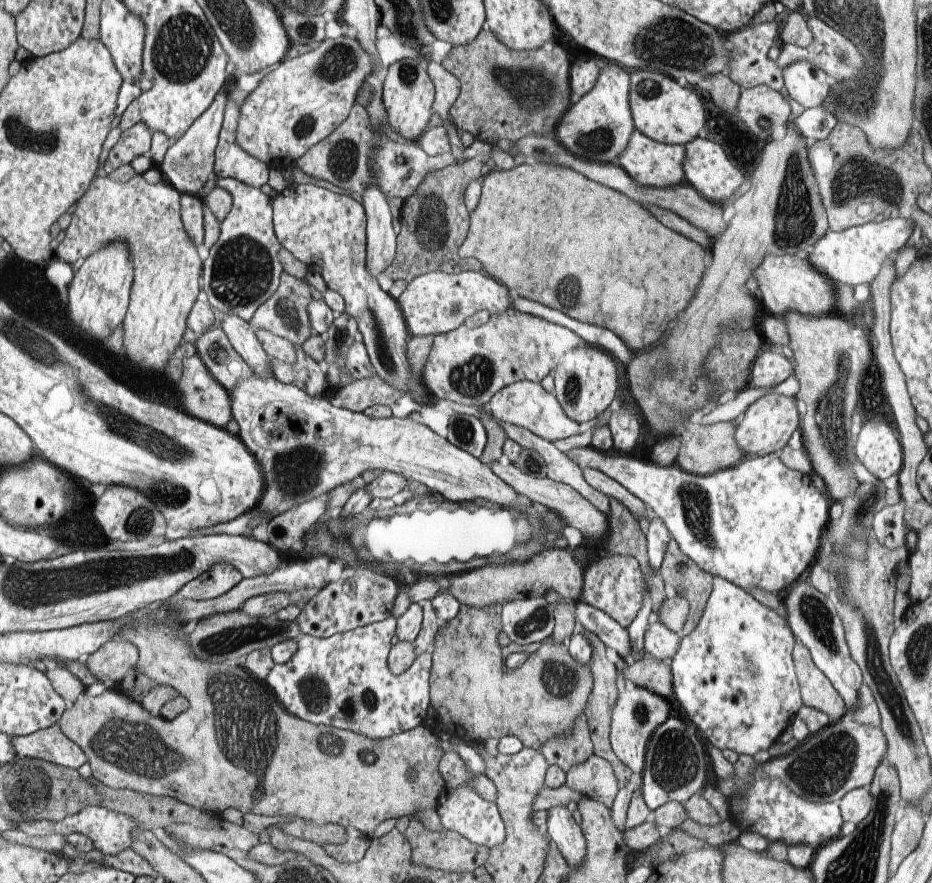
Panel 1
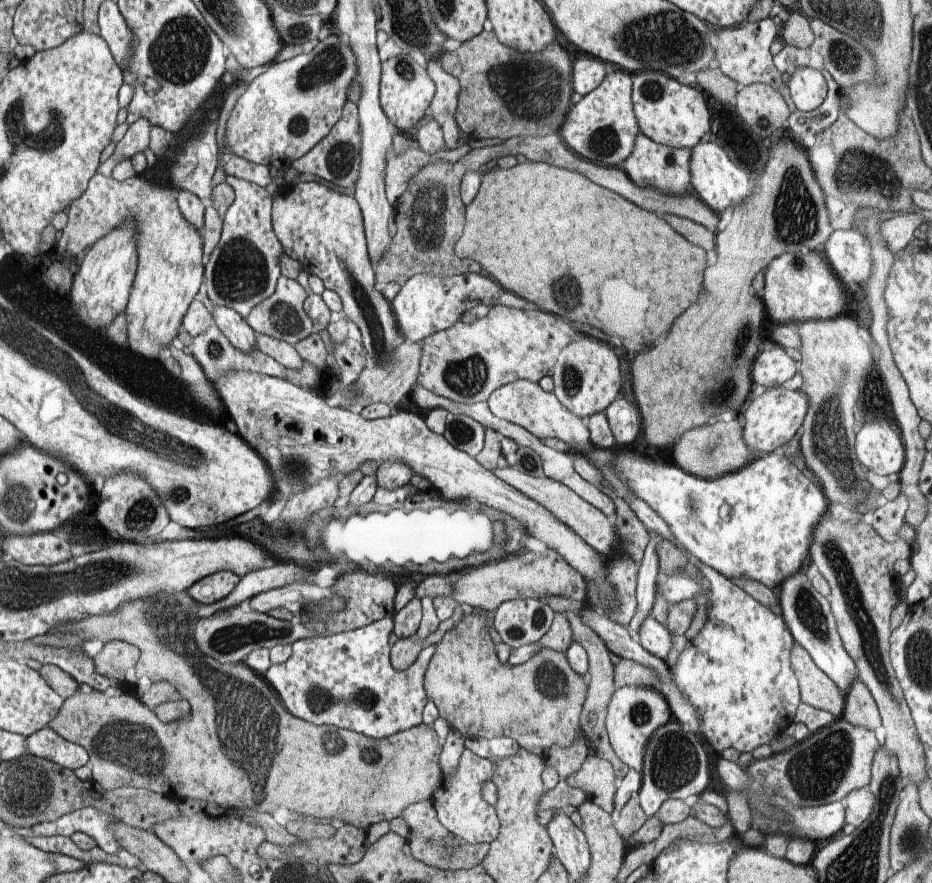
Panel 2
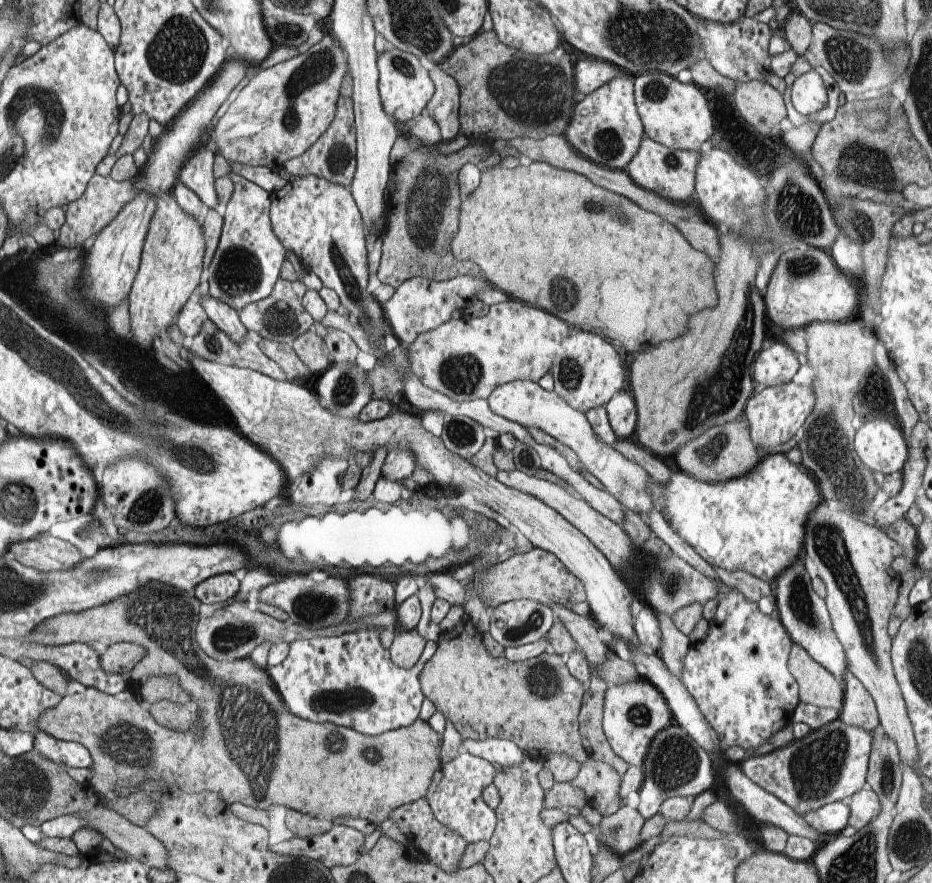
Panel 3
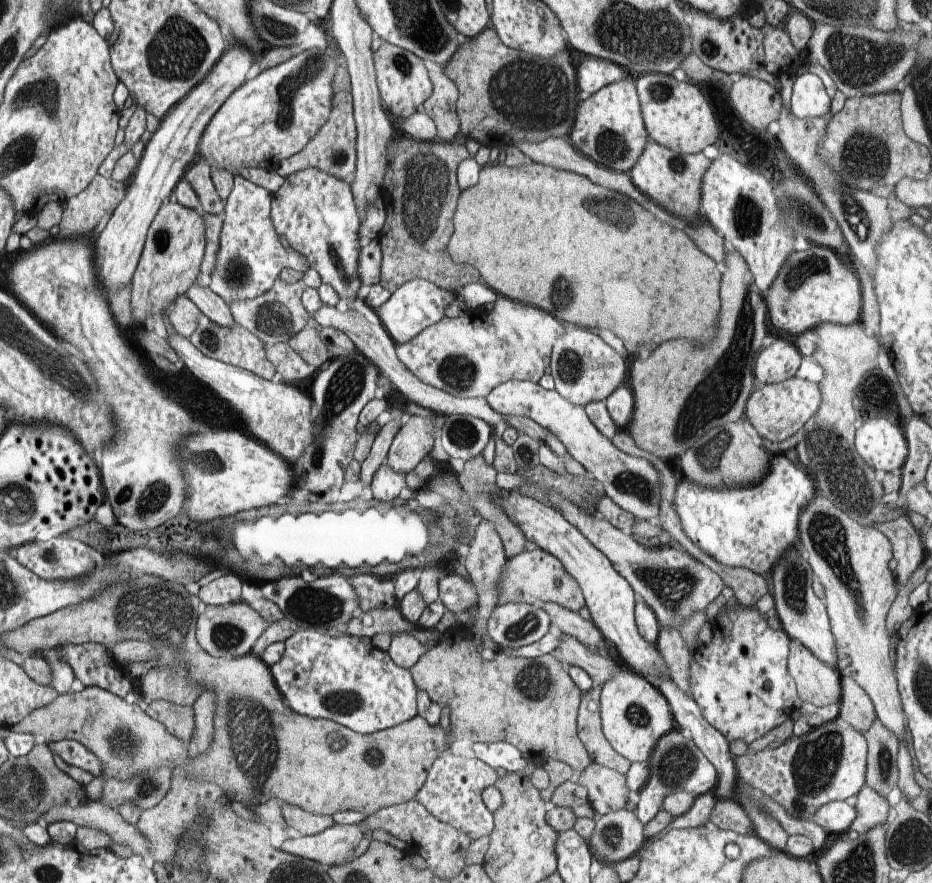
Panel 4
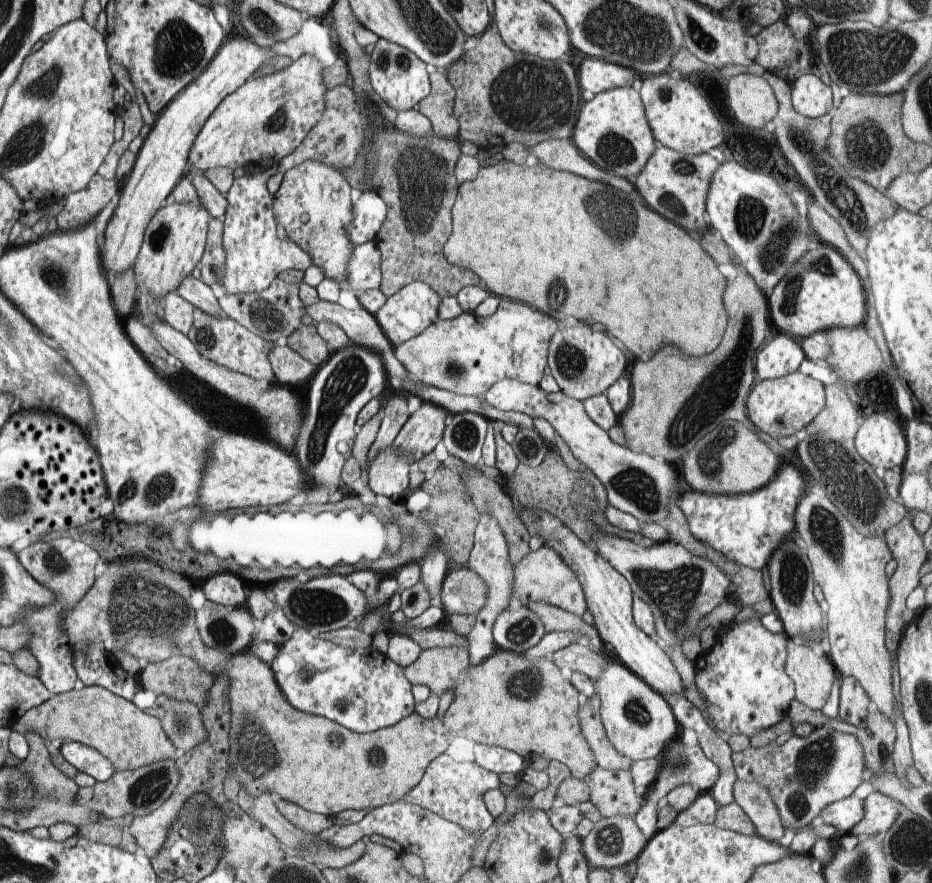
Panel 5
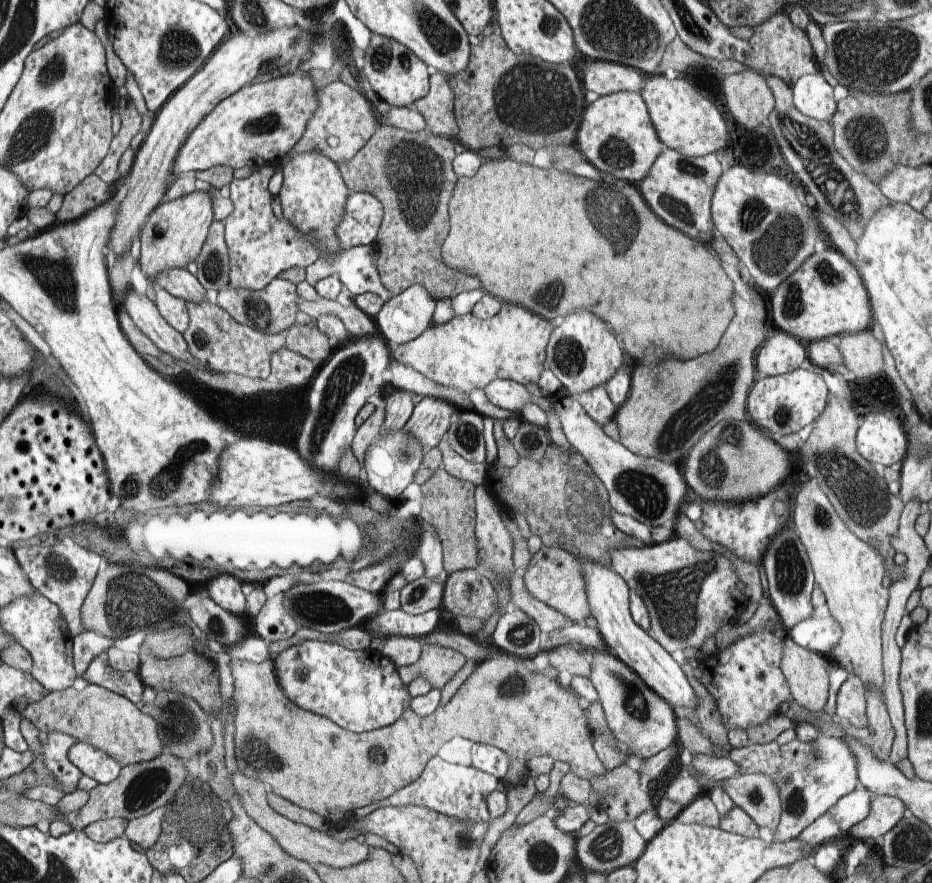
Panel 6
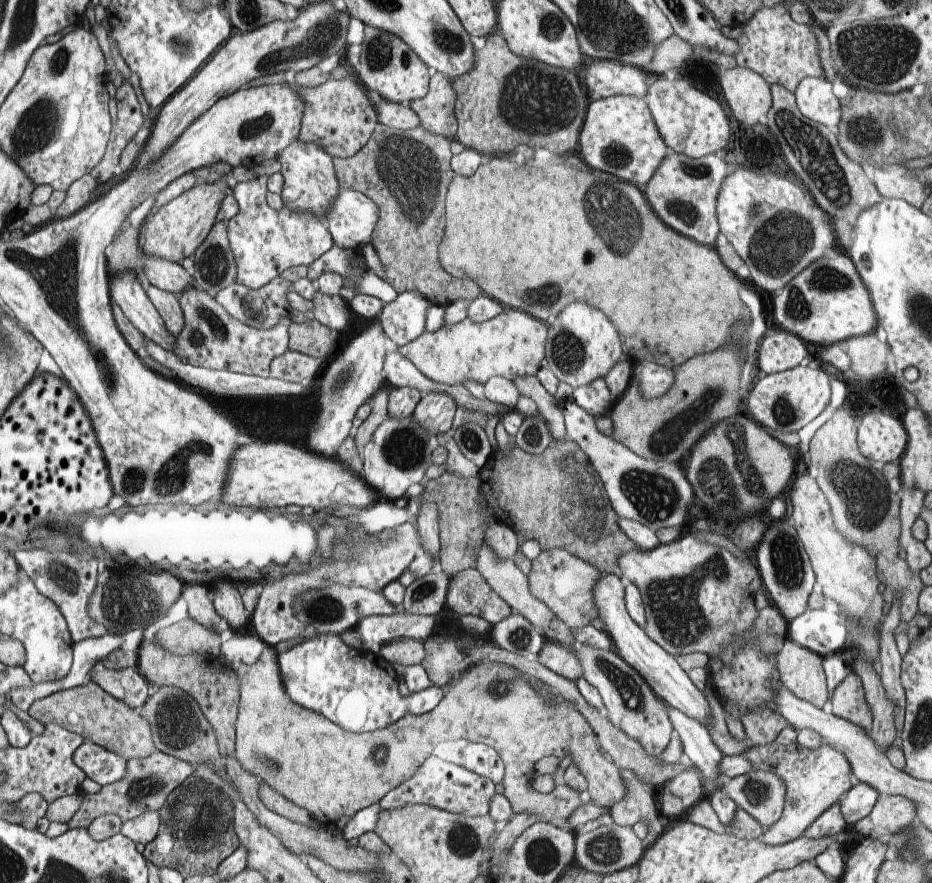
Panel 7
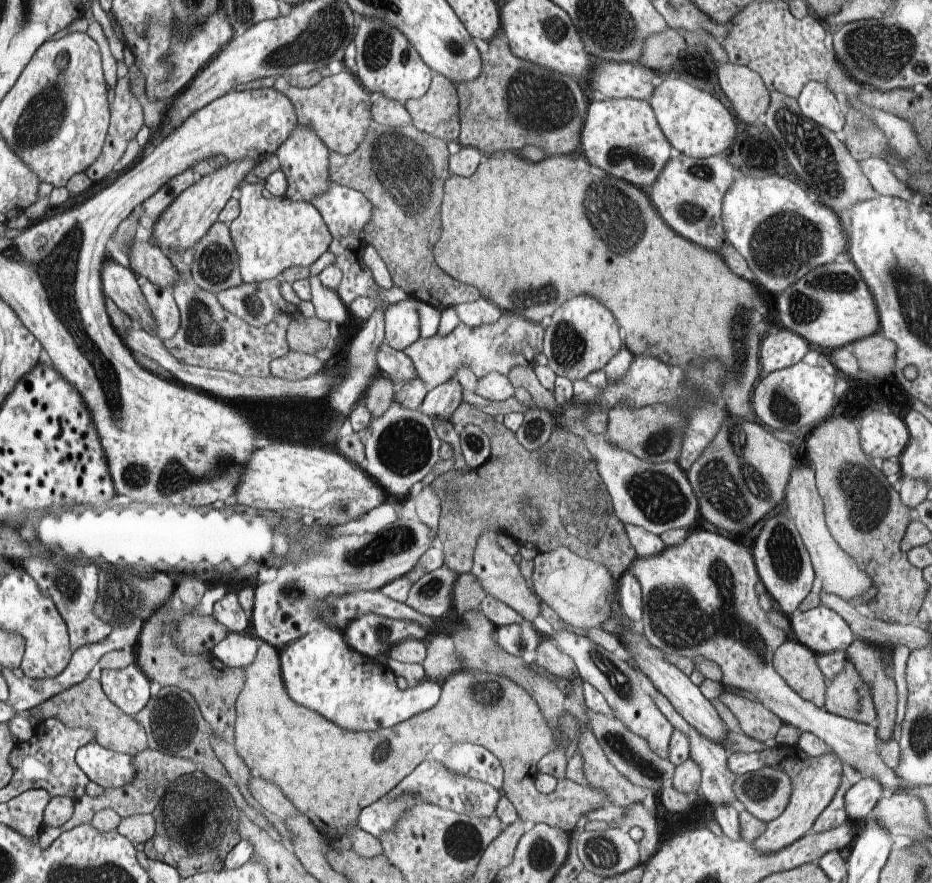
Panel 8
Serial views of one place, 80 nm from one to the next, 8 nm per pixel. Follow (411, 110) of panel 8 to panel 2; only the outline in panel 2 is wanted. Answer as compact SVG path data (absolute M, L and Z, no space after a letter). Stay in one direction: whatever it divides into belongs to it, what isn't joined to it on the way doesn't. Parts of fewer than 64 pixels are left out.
M438 59L428 61L428 75L435 85L435 94L427 114L434 118L441 127L443 140L449 150L458 147L461 131L456 123L456 110L458 108L461 86L459 81L442 69Z

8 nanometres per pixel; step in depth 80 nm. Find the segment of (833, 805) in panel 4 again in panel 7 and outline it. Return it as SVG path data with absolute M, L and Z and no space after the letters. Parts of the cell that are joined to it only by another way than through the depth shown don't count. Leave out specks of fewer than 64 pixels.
M858 782L840 799L840 811L844 821L848 825L856 825L870 814L879 796L874 786Z

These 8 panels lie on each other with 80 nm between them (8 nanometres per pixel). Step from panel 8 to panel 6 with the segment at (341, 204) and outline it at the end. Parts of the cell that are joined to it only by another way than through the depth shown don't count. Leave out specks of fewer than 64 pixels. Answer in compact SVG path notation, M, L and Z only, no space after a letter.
M350 192L342 222L336 226L336 238L342 249L373 245L384 217L378 198L369 193Z

